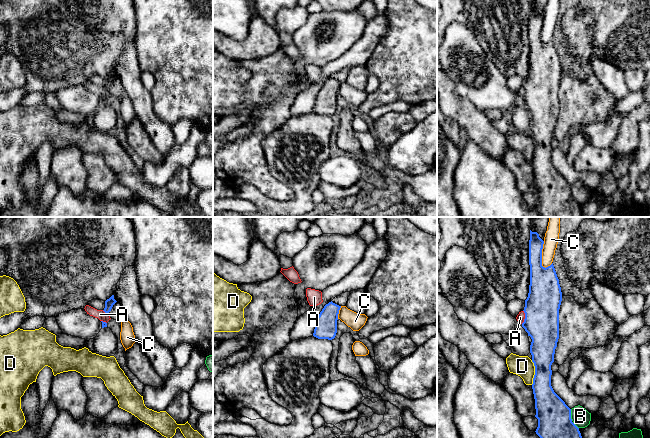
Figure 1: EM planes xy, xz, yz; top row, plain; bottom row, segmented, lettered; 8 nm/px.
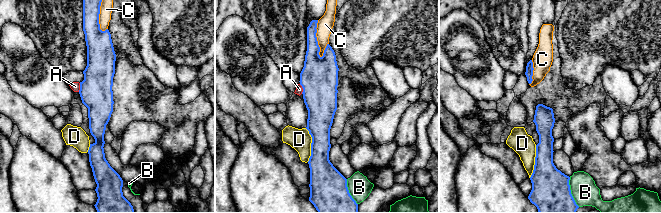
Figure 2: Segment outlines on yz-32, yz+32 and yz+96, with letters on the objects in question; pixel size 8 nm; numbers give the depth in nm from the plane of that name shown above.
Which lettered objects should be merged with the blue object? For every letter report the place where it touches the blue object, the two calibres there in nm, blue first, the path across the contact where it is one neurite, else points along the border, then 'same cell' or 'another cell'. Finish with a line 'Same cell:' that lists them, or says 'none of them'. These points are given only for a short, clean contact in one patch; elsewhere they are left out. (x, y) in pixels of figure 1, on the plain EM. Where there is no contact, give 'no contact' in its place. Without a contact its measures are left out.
A: yz (525, 93) | 280/70 nm | along yz (523, 86), (524, 96), (521, 99) | another cell
B: yz (570, 191) | 320/150 nm | another cell
C: yz (541, 31) | 240/120 nm | another cell
D: yz (535, 148) | 200/160 nm | along yz (531, 136), (534, 142), (532, 160) | another cell
Same cell: none of them

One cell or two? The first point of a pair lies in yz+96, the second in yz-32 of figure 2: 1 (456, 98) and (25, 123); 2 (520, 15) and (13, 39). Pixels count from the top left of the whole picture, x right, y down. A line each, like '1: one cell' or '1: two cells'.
1: one cell
2: two cells

